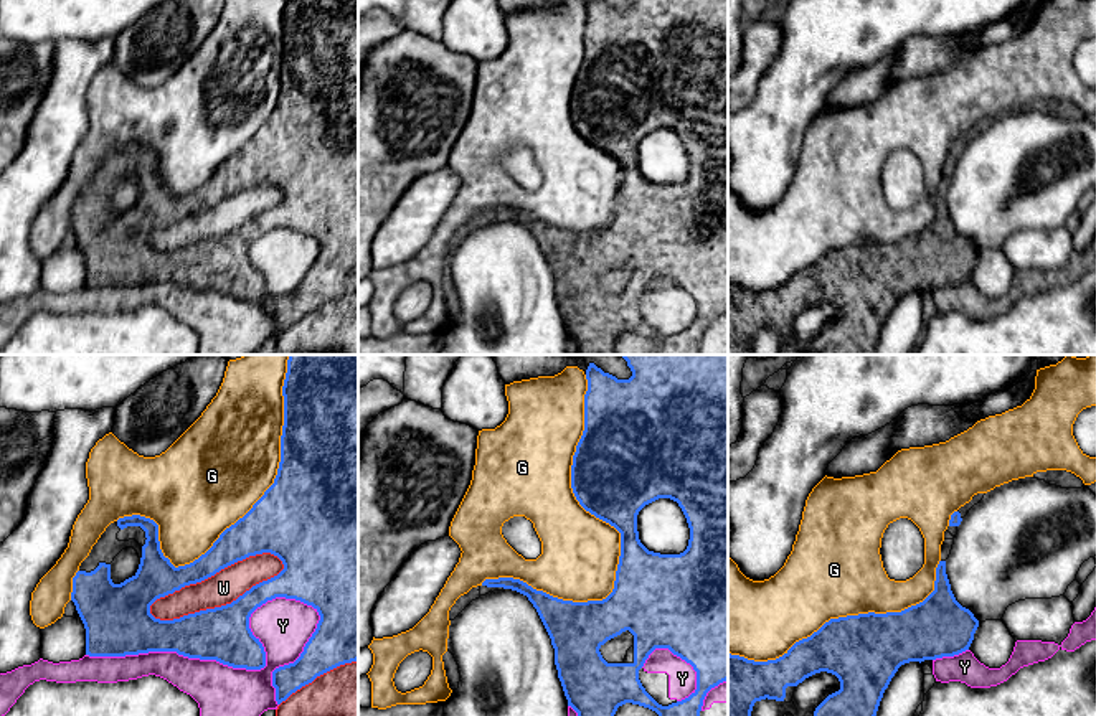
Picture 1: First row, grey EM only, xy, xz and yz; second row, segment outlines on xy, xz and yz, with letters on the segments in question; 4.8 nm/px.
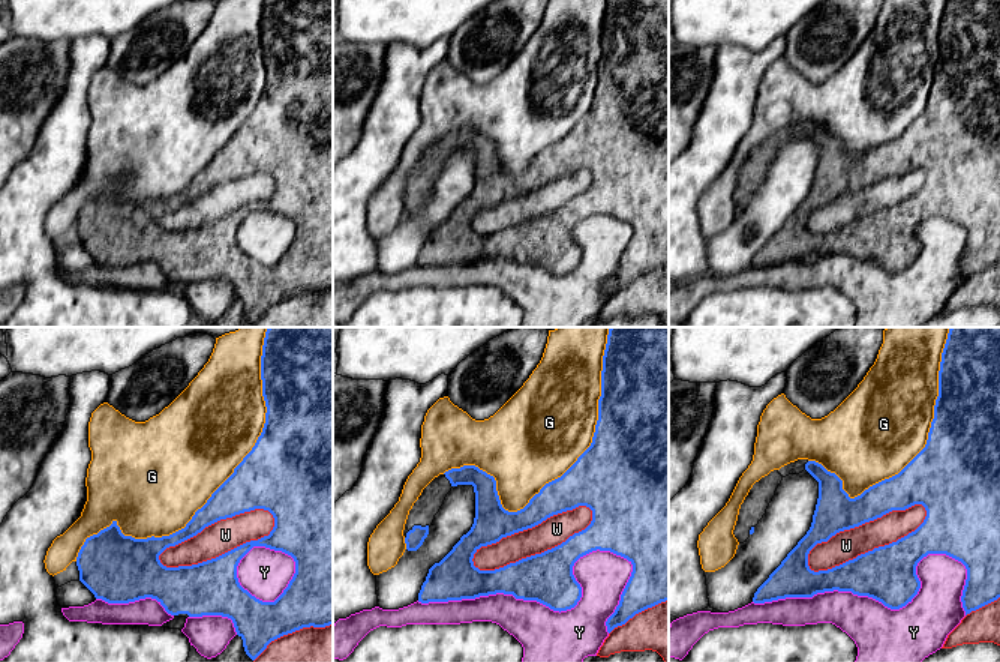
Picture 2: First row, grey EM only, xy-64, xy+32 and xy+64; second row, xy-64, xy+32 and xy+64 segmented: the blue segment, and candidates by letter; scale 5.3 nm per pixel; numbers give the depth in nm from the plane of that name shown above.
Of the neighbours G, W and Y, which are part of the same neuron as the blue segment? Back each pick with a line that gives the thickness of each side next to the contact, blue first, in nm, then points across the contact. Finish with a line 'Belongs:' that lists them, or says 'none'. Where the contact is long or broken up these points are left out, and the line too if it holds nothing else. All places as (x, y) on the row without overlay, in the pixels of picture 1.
Belongs: none

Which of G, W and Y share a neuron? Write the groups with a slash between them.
G / W / Y

